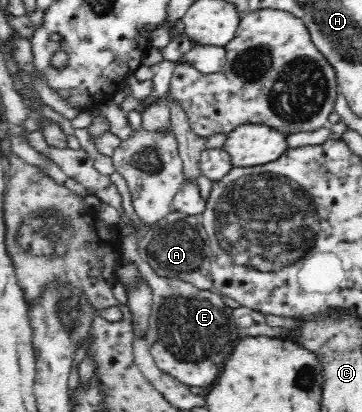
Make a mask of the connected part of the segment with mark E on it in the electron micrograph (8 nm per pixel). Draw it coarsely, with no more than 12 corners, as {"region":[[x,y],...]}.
{"region":[[159,277],[148,350],[206,390],[241,340],[214,289]]}

